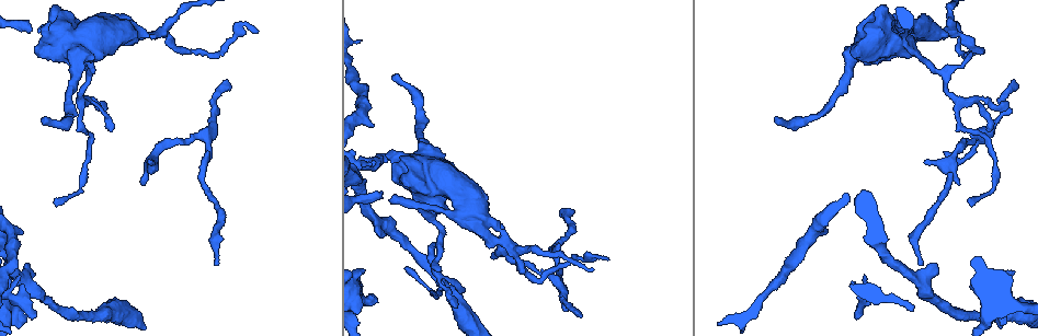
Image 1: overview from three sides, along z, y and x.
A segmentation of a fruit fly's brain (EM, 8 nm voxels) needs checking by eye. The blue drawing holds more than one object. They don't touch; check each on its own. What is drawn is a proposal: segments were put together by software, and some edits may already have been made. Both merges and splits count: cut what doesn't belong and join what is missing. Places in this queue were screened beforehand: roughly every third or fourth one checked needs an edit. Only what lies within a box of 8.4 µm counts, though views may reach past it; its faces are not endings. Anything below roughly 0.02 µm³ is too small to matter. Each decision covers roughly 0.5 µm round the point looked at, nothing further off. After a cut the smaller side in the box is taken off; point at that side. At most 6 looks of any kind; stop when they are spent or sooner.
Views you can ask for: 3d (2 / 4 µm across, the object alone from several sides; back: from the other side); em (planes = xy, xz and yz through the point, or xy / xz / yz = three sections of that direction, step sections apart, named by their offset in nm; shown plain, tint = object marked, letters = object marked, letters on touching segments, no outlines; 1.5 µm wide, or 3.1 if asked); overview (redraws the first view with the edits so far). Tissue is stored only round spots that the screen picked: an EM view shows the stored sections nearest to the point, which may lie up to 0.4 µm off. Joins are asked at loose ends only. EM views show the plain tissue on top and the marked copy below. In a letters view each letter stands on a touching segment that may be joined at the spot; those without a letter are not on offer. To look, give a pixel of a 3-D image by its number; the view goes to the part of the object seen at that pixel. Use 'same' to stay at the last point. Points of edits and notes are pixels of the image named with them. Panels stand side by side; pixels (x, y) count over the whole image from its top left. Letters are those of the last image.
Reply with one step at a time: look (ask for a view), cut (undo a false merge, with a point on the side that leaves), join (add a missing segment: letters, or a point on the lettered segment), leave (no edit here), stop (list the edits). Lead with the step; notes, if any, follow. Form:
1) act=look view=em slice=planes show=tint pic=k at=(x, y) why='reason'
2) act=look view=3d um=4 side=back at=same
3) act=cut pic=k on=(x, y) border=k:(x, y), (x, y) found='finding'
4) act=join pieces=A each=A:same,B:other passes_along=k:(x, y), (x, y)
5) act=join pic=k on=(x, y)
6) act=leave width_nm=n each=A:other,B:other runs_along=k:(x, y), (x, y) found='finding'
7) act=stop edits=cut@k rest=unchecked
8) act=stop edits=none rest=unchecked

act=look view=3d um=2 pic=1 at=(160, 31) why='arms part here'

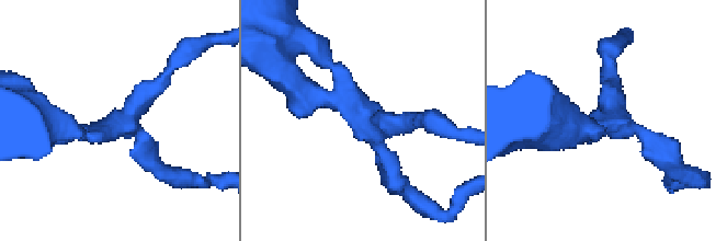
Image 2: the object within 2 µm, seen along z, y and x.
act=look view=em slice=planes show=letters pic=2 at=(607, 122)

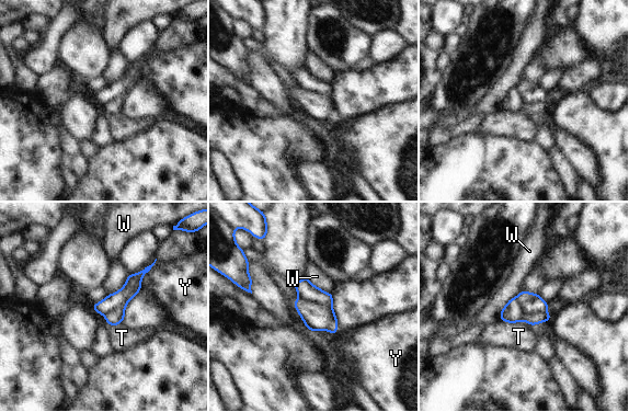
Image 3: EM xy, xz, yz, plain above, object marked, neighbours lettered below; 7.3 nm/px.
act=cut pic=3 on=(530, 304) longest_contact=W:280nm each=T:other,W:other,Y:other border=3:(516, 297), (524, 315), (546, 312) found='two neurons meet here'

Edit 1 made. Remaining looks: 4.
act=look view=3d um=4 pic=1 at=(140, 182) why='tapers out'

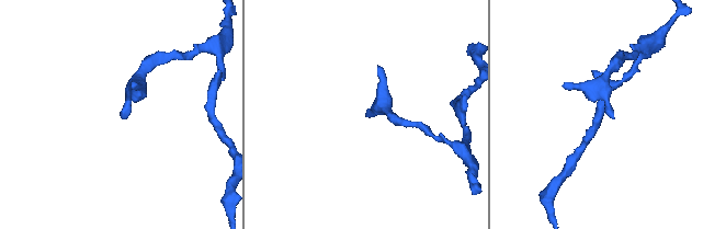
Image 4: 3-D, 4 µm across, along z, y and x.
act=look view=em slice=planes show=letters pic=4 at=(614, 117)

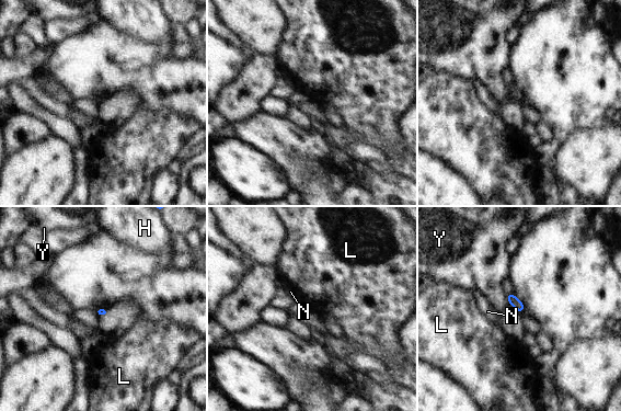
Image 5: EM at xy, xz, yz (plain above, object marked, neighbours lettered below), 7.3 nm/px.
act=leave each=H:other,L:other,N:other,Y:other border=5:(505, 295), (509, 303) found='no lettered segment goes on from it'

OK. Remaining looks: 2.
act=look view=em slice=yz step=8 show=letters pic=1 at=(922, 264) why='end of a long branch'

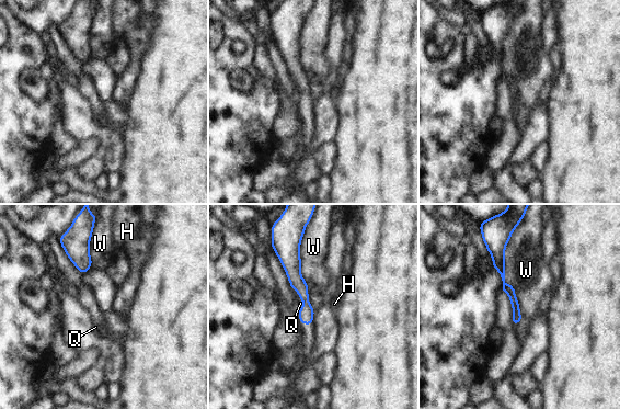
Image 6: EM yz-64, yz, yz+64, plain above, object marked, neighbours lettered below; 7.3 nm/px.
act=join pieces=Q longest_contact=W:600nm each=H:other,Q:same,W:other found='it goes on there'

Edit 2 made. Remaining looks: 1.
act=stop edits=cut@3,join@6 rest=unchecked

